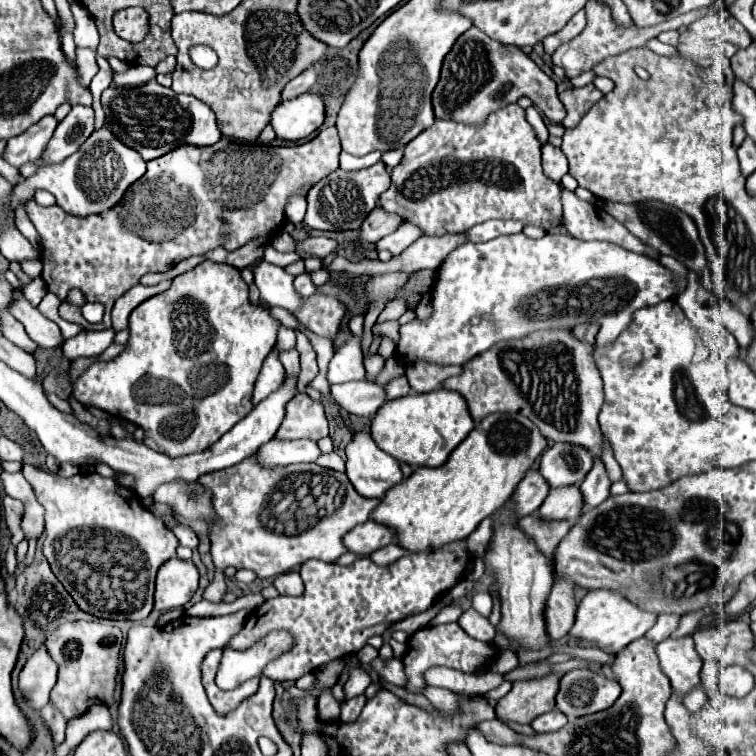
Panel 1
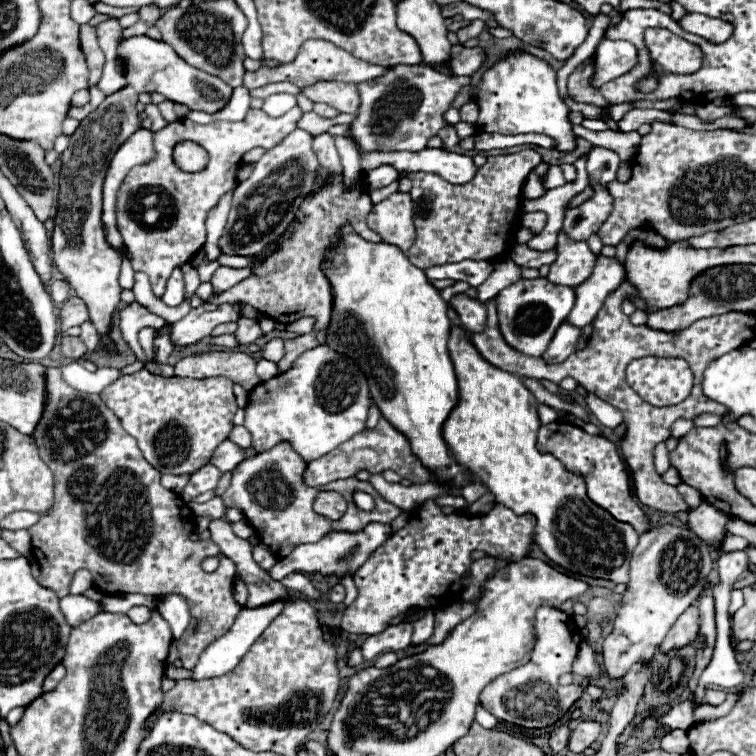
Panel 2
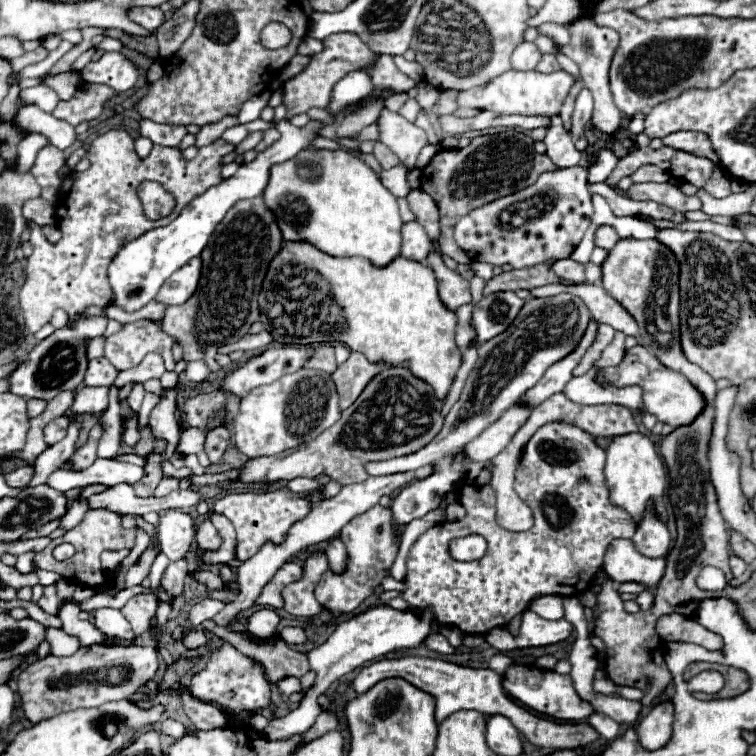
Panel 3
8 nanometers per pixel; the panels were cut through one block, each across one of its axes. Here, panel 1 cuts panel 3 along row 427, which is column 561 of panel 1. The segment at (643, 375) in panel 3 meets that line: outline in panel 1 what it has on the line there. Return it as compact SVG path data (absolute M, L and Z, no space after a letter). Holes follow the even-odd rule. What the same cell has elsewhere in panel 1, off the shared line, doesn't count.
M552 672L542 678L514 682L512 690L496 704L496 716L518 724L530 724L536 716L554 710L562 676L564 674Z

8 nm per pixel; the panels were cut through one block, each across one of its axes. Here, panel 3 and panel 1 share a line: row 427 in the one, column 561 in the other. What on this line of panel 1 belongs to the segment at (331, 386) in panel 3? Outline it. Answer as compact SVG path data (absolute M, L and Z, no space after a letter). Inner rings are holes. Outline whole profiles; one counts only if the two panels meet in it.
M548 232L540 240L512 234L480 244L466 242L452 250L436 272L438 280L432 290L432 314L424 320L414 318L400 326L396 358L404 366L414 362L464 366L474 356L490 350L496 342L522 340L536 330L572 330L584 322L600 326L596 334L597 347L604 346L632 324L636 310L676 296L672 274L658 260L628 252L610 242L582 242L566 232Z

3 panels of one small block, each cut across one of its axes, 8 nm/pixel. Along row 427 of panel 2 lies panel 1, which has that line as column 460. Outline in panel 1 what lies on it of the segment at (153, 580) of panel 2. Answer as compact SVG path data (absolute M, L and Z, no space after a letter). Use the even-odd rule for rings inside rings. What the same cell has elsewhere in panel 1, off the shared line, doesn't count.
M470 28L456 40L452 52L444 62L446 72L440 76L440 84L432 94L436 118L450 118L464 124L480 124L486 120L488 112L508 106L522 96L528 96L534 106L552 122L560 124L566 116L564 104L558 98L556 82L548 78L528 54L518 46L504 46L488 38L482 30Z

